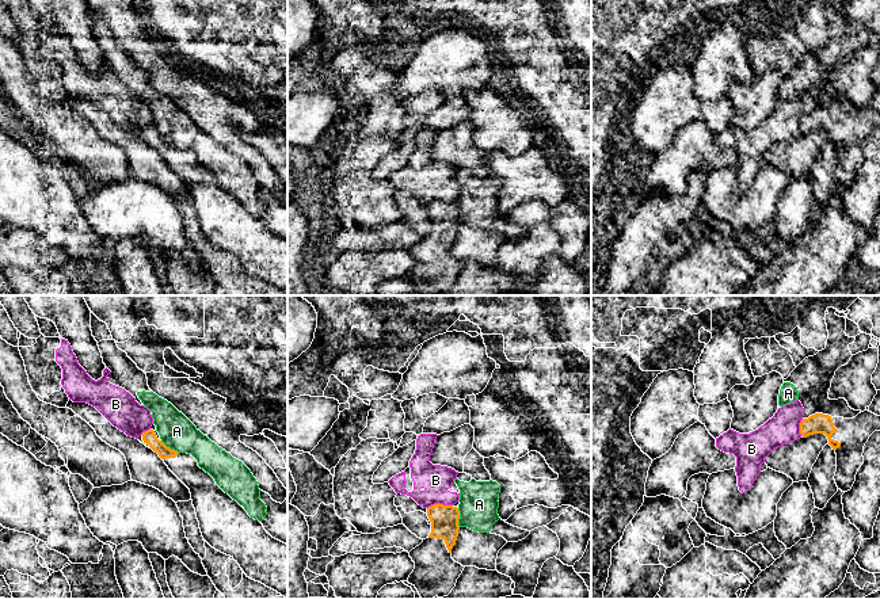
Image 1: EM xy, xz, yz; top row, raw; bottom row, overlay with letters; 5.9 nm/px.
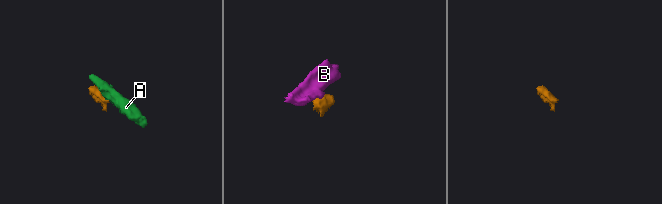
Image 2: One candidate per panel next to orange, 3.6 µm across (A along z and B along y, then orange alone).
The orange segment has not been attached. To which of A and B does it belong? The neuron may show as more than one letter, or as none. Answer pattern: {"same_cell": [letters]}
{"same_cell": []}

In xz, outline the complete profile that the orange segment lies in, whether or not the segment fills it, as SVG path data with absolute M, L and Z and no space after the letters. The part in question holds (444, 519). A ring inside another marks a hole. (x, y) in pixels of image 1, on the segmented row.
M434 504L427 508L431 533L409 552L415 569L408 577L422 599L447 596L462 573L461 564L452 558L458 537L460 511L453 505Z

